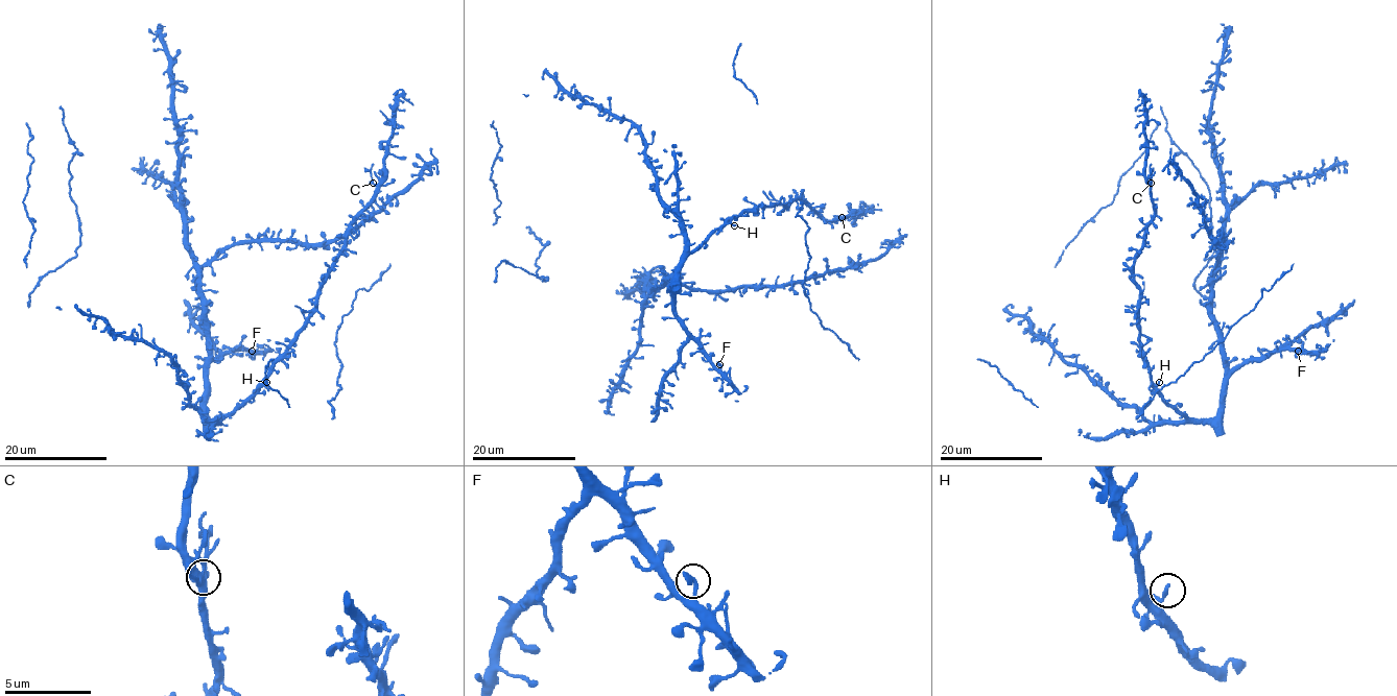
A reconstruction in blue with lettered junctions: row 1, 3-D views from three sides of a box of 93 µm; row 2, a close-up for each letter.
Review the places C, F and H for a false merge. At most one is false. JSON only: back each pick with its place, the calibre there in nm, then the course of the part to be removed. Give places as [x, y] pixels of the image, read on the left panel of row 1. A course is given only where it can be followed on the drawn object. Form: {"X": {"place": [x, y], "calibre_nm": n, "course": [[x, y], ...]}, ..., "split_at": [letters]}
{"C": {"place": [373, 183], "calibre_nm": 280, "course": [[373, 184], [373, 164]]}, "split_at": ["C"]}

